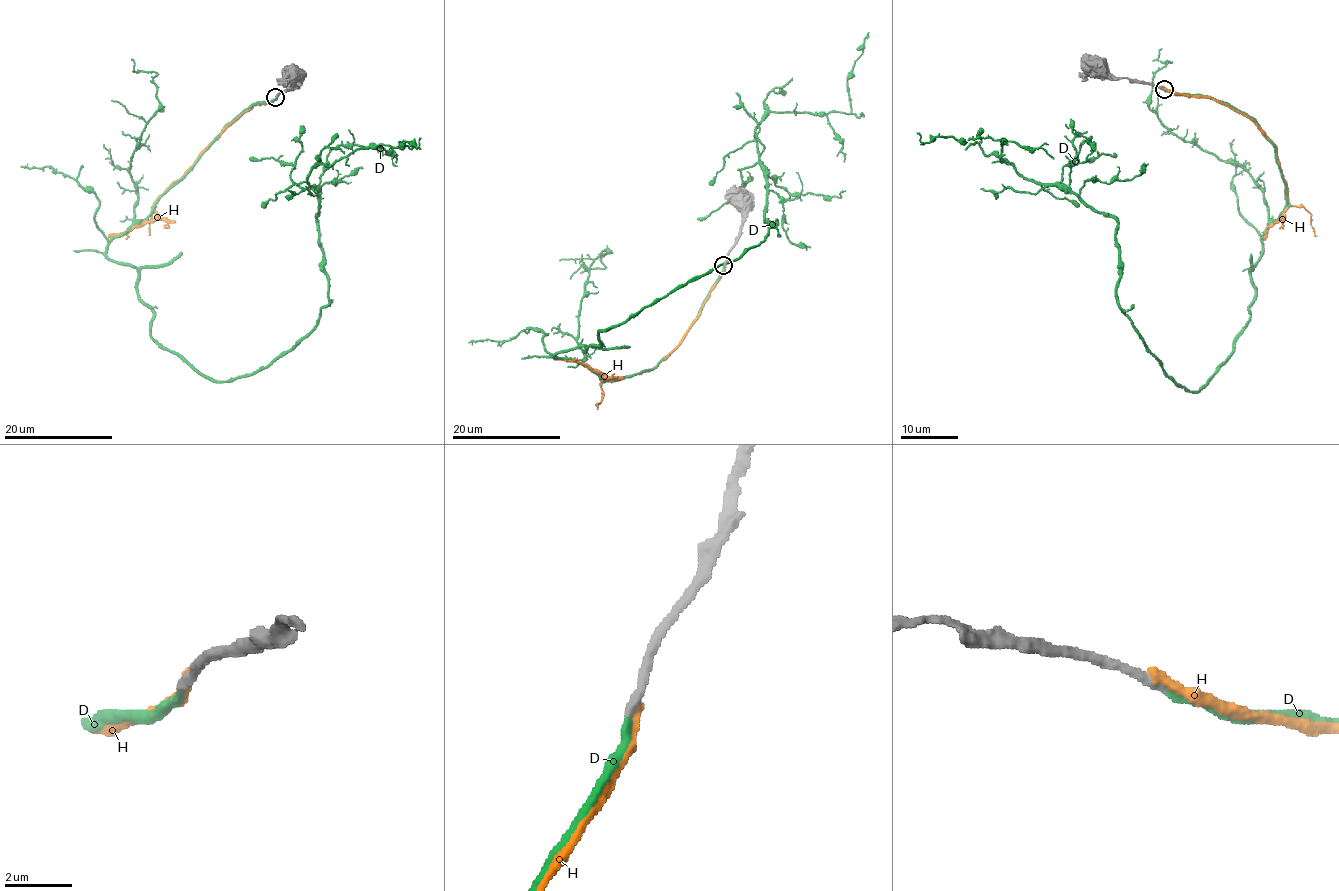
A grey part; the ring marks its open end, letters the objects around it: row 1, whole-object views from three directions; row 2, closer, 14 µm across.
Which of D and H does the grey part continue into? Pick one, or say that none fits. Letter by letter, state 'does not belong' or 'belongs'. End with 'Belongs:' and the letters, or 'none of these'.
D: belongs
H: does not belong
Belongs: D

